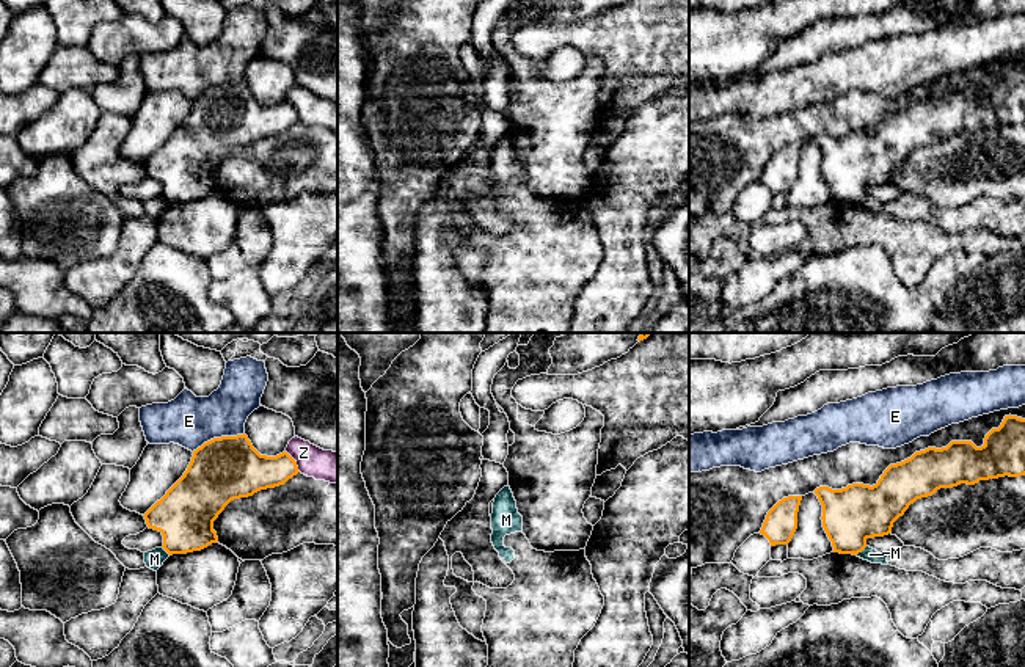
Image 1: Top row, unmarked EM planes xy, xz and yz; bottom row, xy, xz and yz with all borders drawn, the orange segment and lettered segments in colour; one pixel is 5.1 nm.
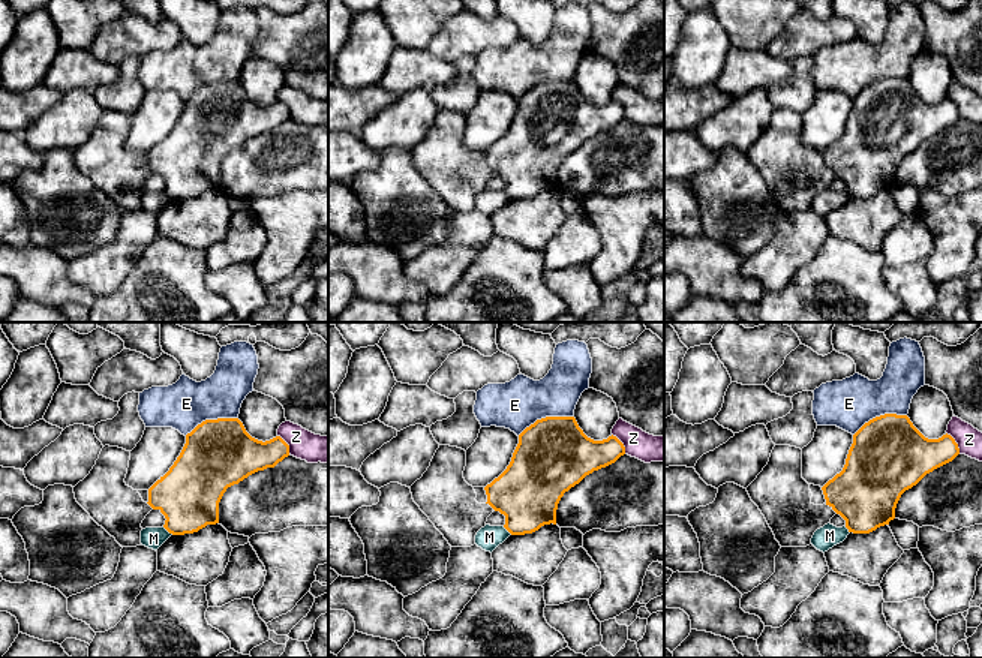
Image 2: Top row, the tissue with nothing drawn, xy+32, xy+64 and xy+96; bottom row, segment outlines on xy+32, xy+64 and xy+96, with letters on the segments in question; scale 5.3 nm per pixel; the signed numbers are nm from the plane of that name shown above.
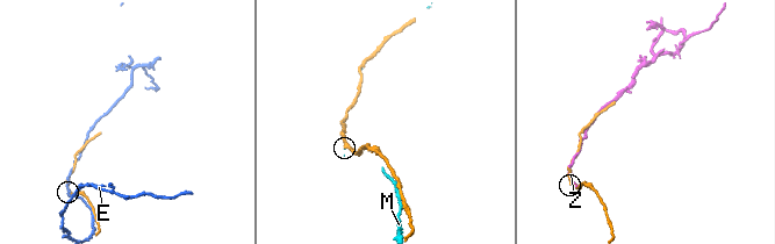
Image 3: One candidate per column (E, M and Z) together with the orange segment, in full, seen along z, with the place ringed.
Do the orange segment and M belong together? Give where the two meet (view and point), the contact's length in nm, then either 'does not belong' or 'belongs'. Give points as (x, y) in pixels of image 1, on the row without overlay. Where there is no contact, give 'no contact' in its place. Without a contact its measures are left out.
yz (860, 200) | 80 nm | does not belong

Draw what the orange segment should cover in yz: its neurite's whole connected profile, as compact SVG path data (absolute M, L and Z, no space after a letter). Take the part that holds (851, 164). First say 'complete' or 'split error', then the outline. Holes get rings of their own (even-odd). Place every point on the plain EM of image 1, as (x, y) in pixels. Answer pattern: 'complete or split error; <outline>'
complete; M1011 63L986 83L981 96L972 89L928 96L890 113L873 135L819 135L815 143L823 154L823 176L833 201L855 204L866 196L868 187L888 184L893 171L917 148L940 137L1005 124L1025 124L1025 67Z

